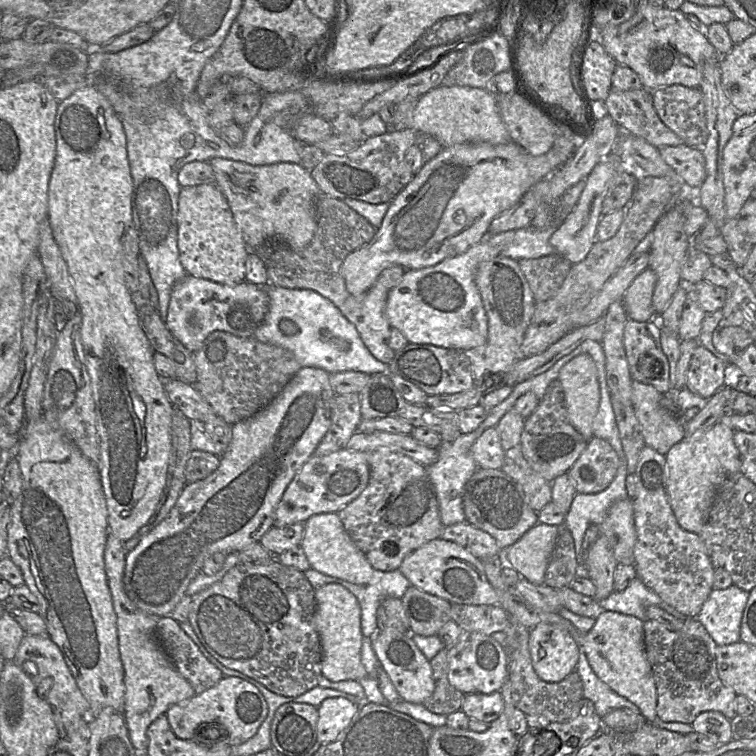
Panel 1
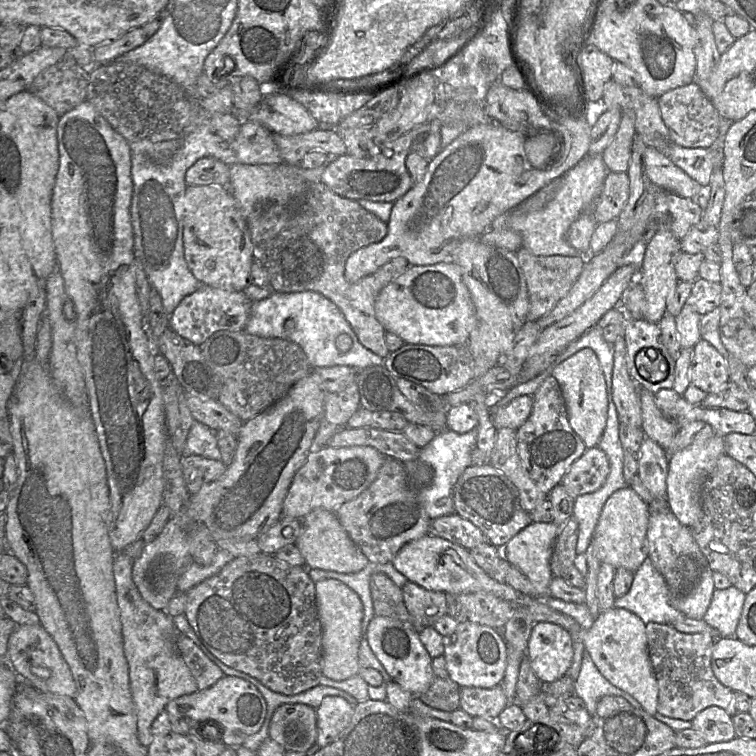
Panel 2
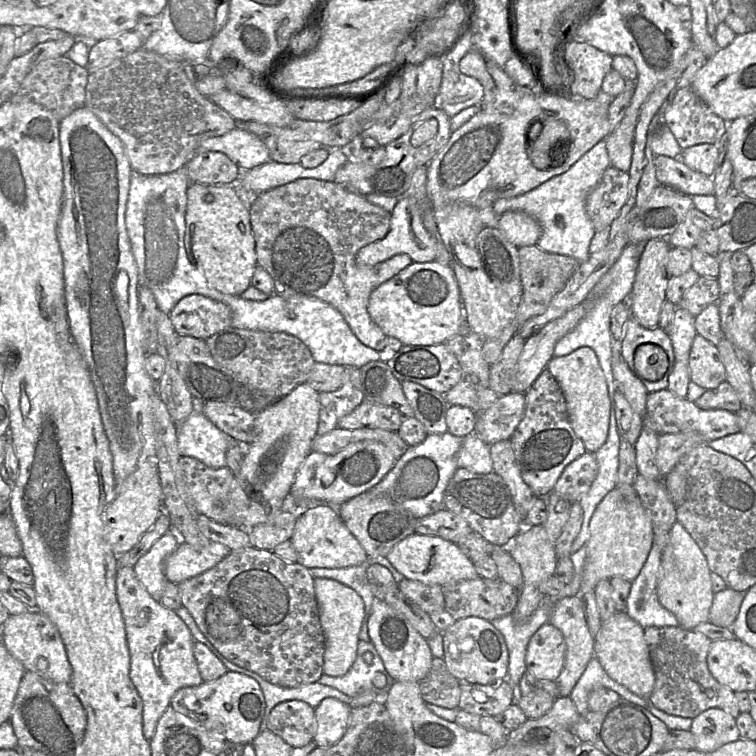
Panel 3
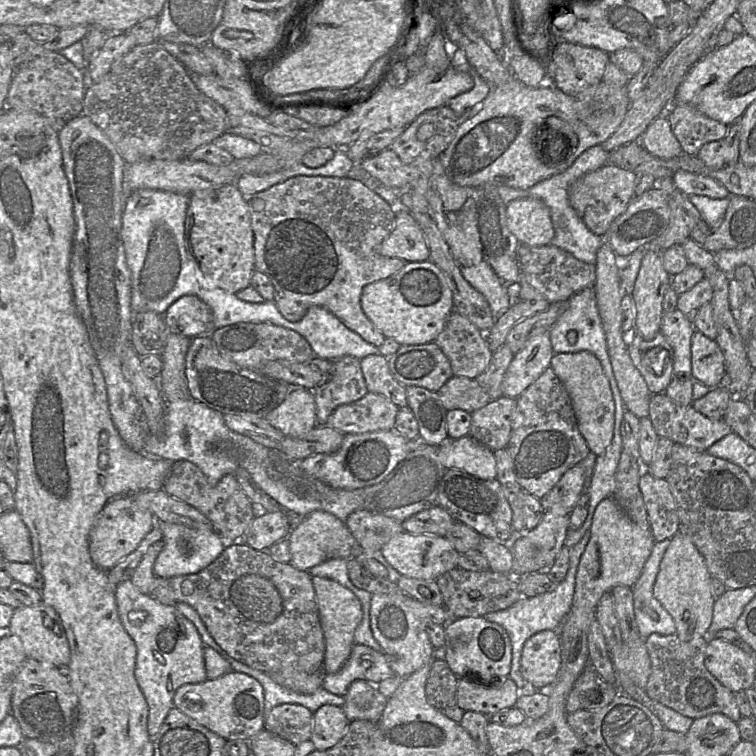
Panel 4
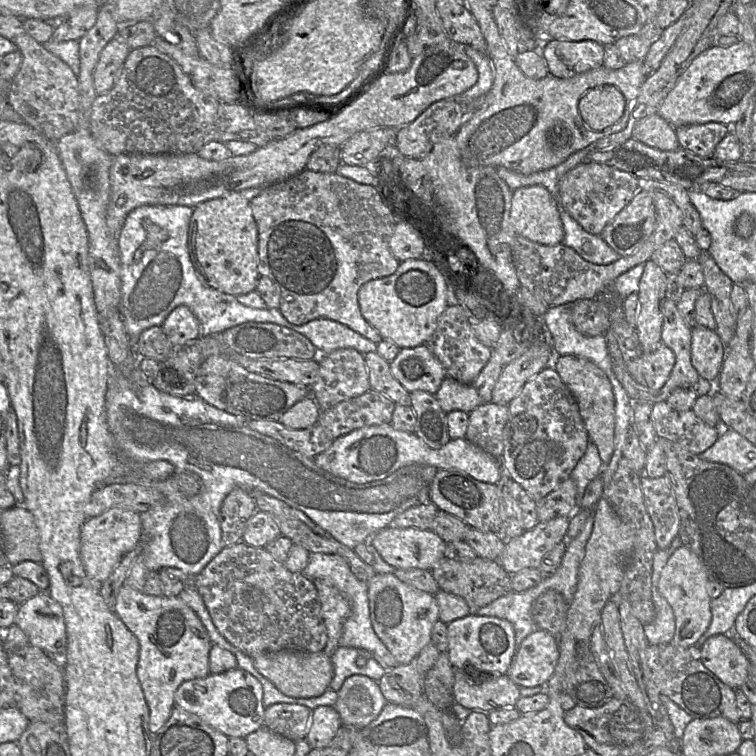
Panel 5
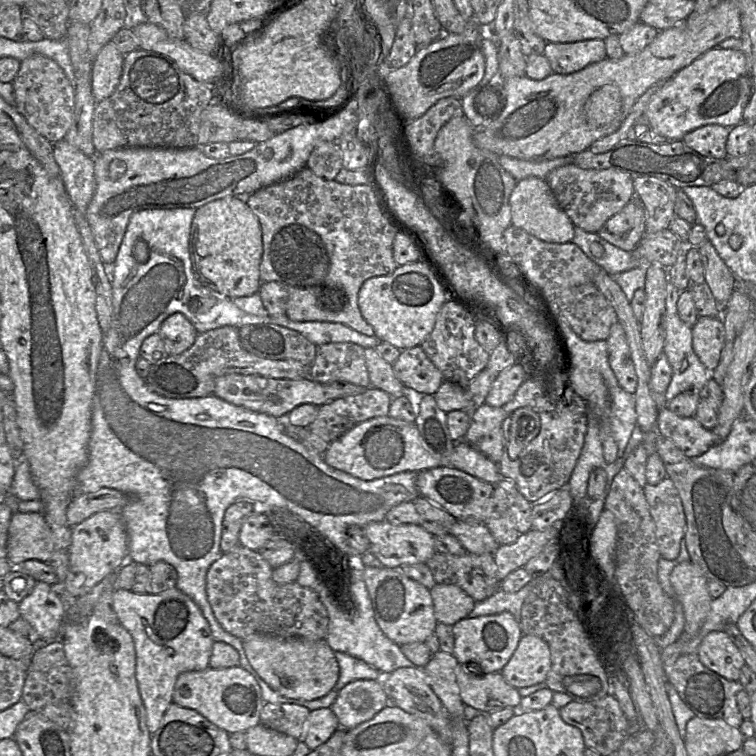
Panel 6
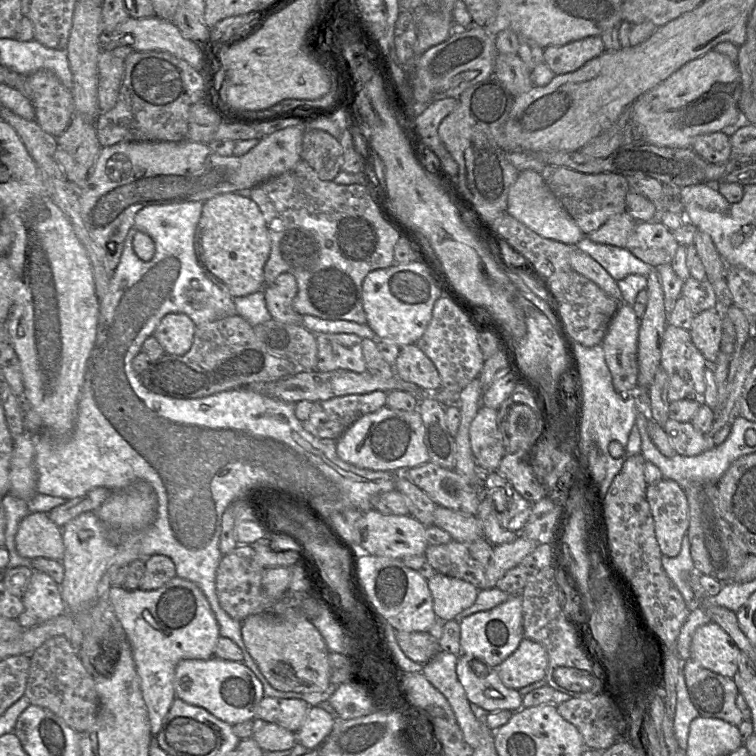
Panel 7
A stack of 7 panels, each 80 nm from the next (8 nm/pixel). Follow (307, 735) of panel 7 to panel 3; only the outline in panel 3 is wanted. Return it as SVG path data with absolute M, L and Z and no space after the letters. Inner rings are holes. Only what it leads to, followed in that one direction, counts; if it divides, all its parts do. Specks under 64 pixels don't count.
M325 698L315 708L315 734L313 741L318 747L331 747L344 736L352 709L335 699Z

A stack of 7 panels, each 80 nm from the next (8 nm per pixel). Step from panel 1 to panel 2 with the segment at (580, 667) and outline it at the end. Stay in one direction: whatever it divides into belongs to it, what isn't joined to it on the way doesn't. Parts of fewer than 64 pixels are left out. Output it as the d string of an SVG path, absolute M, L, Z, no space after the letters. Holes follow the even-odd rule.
M584 652L581 669L574 685L575 695L582 699L589 714L596 715L598 701L604 696L618 696L626 699L636 709L641 704L629 693L612 685L597 669L591 657Z

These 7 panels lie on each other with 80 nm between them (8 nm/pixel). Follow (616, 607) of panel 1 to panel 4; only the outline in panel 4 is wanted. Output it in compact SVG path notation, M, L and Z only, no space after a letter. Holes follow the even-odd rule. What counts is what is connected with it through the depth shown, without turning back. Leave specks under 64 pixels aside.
M670 539L655 542L641 576L631 587L634 613L640 634L645 639L653 633L671 635L676 633L673 617L654 597L653 588L659 573L660 563L670 544Z

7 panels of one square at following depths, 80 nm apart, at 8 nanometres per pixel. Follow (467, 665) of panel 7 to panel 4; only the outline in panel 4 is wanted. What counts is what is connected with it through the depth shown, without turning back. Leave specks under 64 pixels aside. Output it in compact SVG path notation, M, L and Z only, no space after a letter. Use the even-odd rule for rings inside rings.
M467 676L458 677L456 705L465 712L474 711L491 717L503 709L514 707L517 699L518 688L509 676L486 682L469 682Z

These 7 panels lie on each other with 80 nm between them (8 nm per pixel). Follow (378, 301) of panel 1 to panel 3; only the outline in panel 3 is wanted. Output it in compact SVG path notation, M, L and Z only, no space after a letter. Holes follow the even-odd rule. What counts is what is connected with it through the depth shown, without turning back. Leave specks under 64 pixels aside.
M314 178L297 179L253 195L248 200L248 205L255 239L256 263L272 278L273 294L285 299L313 296L329 303L341 313L352 332L364 345L383 353L384 357L386 335L368 314L369 296L379 285L413 262L408 255L398 254L375 266L358 266L356 255L362 247L387 235L390 230L391 213L340 184Z

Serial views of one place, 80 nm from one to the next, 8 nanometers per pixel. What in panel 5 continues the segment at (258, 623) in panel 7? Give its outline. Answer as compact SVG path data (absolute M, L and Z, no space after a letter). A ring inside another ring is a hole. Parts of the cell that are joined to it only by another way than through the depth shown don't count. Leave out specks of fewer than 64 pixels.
M282 650L265 653L253 658L257 671L273 683L284 695L293 698L313 698L322 695L333 677L333 664L324 651L308 653L296 650Z

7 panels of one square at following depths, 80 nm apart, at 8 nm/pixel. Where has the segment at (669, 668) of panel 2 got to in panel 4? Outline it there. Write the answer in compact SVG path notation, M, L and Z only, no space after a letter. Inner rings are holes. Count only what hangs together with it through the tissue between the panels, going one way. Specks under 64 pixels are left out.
M677 633L651 634L646 639L646 648L651 661L651 674L645 691L652 700L692 719L721 713L737 723L742 715L735 693L722 685L705 666L707 645L703 637L685 642L678 637Z

